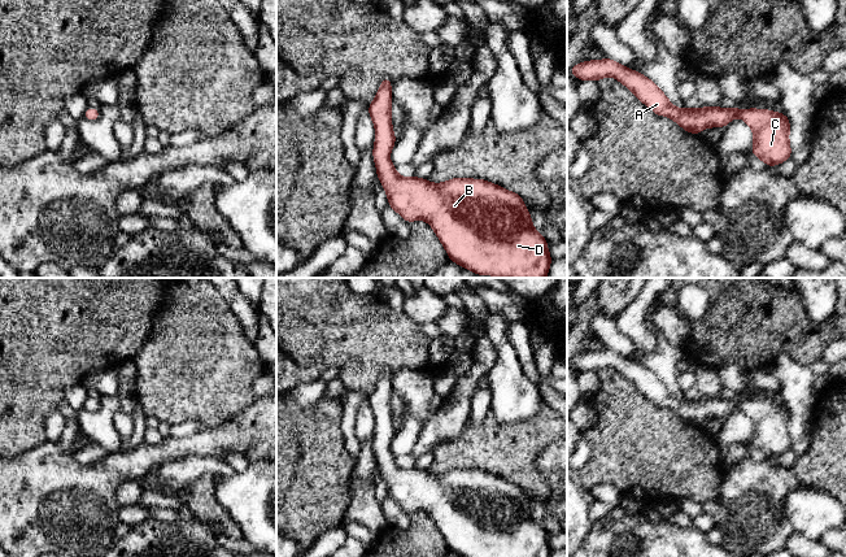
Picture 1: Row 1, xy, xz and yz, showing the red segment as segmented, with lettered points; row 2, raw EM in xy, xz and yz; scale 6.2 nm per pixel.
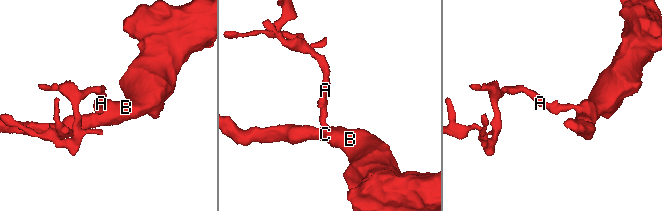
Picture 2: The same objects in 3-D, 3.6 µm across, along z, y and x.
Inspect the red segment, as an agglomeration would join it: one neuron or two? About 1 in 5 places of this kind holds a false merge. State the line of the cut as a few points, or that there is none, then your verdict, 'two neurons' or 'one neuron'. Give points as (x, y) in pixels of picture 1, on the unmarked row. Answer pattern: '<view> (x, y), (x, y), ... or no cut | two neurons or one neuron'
no cut | one neuron

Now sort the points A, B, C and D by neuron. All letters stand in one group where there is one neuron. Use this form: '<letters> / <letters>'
A B C D

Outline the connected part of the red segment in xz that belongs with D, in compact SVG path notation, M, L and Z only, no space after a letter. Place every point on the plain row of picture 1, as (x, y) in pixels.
M384 367L375 391L369 395L369 404L376 421L372 447L388 496L409 514L417 510L428 513L448 548L459 557L550 557L553 549L546 530L533 519L531 505L518 484L483 470L453 469L435 475L396 464L396 457L389 452L396 435L392 392L391 370Z

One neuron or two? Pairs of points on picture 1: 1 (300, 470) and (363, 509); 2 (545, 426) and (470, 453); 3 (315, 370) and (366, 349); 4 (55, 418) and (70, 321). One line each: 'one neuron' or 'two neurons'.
1: two neurons
2: one neuron
3: two neurons
4: two neurons

